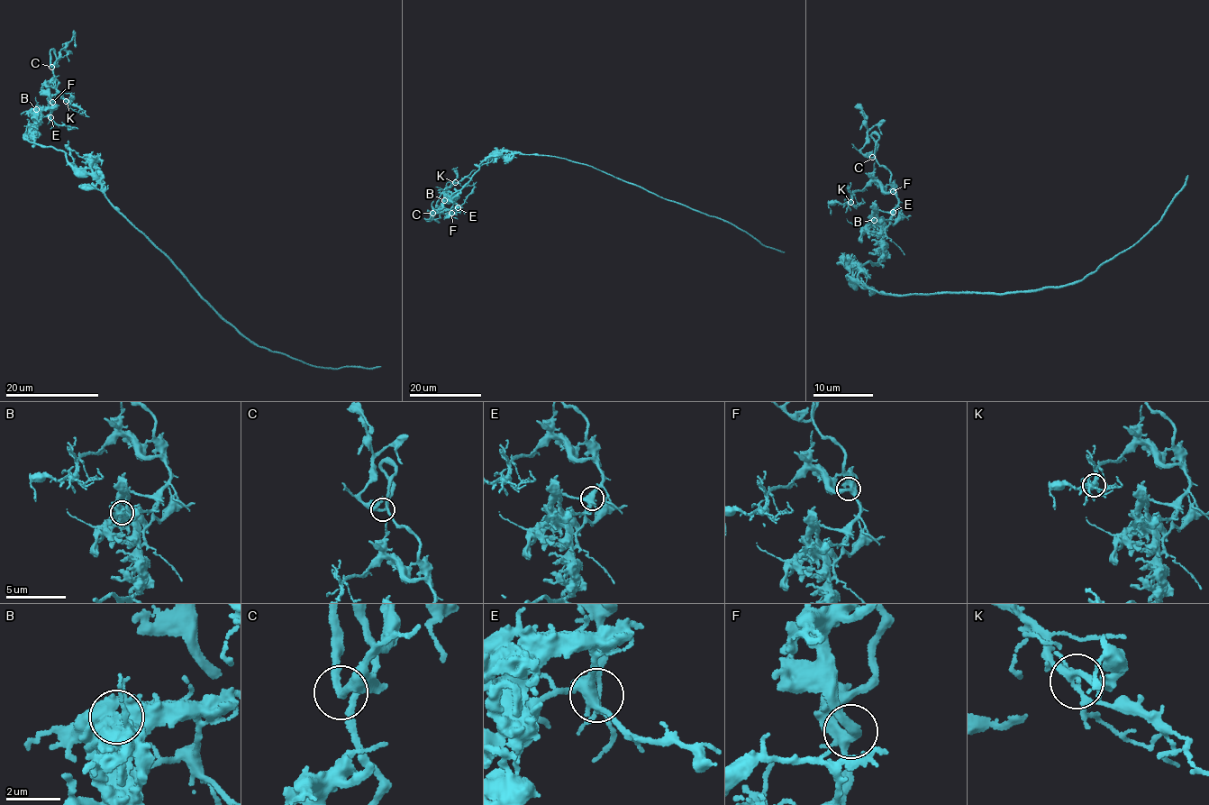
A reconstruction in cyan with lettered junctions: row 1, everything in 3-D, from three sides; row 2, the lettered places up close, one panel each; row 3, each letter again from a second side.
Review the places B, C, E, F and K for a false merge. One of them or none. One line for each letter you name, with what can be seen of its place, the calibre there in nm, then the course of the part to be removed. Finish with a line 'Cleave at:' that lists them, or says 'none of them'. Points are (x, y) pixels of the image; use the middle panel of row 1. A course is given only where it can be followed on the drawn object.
B: (444, 200) | 600 nm | (444, 201), (447, 203), (451, 201), (456, 213), (439, 209), (437, 204), (440, 193), (475, 169)
Cleave at: B

